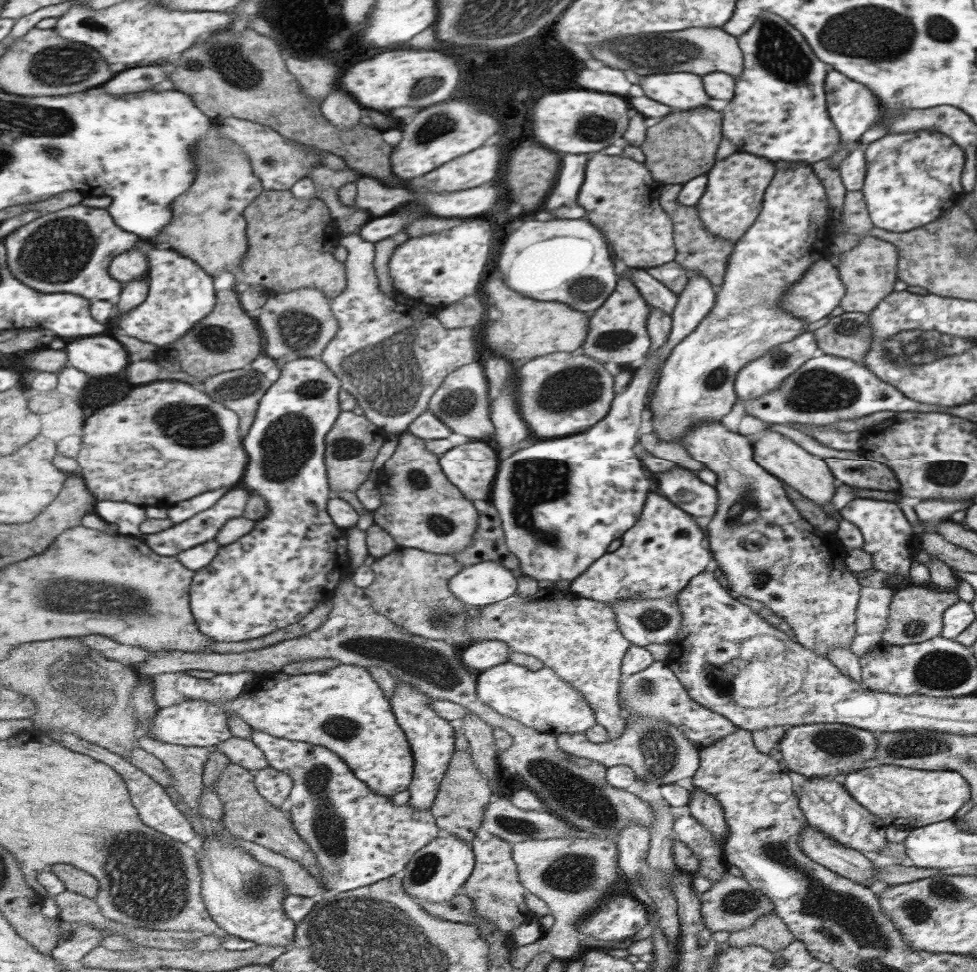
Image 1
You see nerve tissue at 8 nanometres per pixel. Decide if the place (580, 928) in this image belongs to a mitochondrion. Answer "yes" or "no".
no

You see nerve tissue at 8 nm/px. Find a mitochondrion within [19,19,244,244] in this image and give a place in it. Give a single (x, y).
(55, 65)

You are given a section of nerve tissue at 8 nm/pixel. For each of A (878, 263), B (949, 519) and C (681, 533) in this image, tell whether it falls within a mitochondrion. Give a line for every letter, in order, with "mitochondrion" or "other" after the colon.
A: other
B: other
C: other

